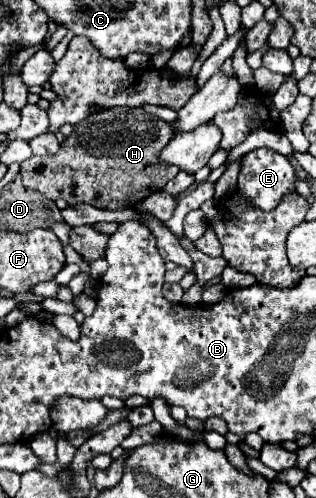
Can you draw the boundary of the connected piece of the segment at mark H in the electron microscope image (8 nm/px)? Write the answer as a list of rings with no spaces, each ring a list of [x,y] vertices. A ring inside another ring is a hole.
[[[108,108],[76,124],[56,156],[44,160],[40,156],[28,158],[20,166],[20,176],[26,188],[38,190],[50,200],[64,198],[70,206],[92,204],[102,210],[134,208],[178,174],[176,166],[164,166],[156,160],[160,148],[172,136],[170,122],[146,114],[142,108]]]

